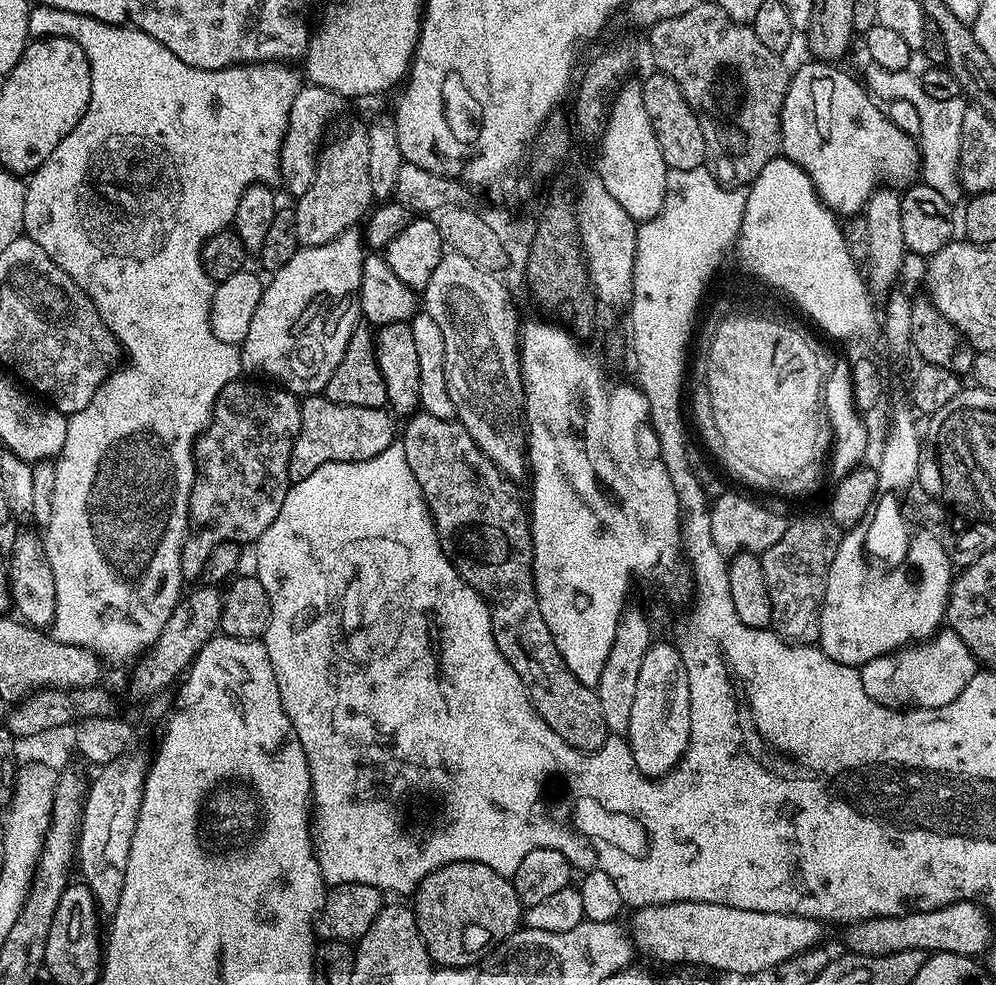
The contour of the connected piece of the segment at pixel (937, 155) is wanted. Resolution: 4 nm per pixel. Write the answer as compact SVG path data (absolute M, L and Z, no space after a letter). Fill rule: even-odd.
M872 61L866 66L862 80L867 91L877 101L884 104L890 101L906 101L918 110L920 134L916 143L919 148L918 176L921 183L937 190L948 204L959 205L963 201L964 191L957 177L957 168L961 152L962 121L968 107L967 99L961 95L945 101L931 98L926 90L922 90L919 77L908 68L902 71L886 70Z

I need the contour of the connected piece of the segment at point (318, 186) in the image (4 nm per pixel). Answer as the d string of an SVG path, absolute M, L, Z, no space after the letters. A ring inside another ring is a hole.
M356 124L346 129L337 140L331 140L320 149L310 190L306 190L306 194L302 194L294 204L296 242L304 248L322 246L336 240L338 234L347 228L357 227L374 204L370 190L370 146L365 125Z

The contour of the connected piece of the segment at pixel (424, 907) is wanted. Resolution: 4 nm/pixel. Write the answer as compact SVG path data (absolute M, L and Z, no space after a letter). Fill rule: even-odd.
M454 862L453 864L442 866L438 870L434 870L418 885L414 893L414 899L416 899L416 904L414 903L416 925L420 931L422 942L428 951L428 957L432 960L433 965L442 968L470 968L474 964L479 964L489 952L499 948L500 943L502 943L507 936L514 935L522 924L522 905L518 894L514 890L511 879L502 874L498 874L494 870L490 870L490 866L482 866L478 862Z

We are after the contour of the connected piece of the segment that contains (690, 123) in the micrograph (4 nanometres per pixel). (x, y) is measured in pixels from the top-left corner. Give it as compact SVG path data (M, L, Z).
M656 70L640 84L642 102L650 116L654 137L658 140L665 165L670 170L694 170L701 167L706 160L706 138L702 134L702 126L696 117L696 111L686 102L680 84L674 82L672 76Z

